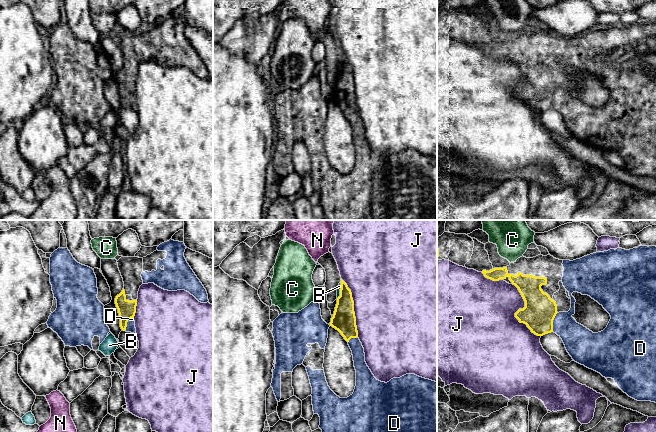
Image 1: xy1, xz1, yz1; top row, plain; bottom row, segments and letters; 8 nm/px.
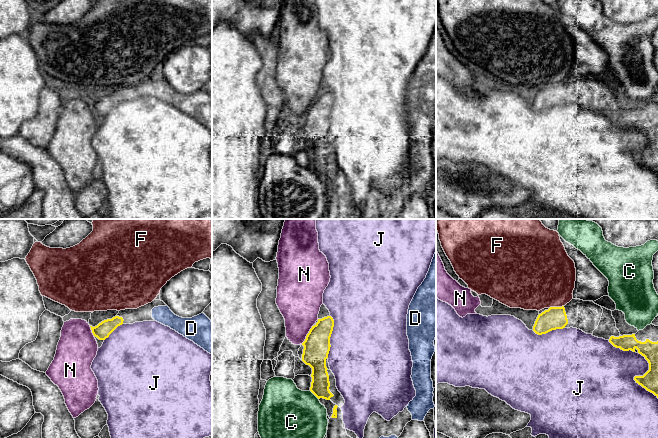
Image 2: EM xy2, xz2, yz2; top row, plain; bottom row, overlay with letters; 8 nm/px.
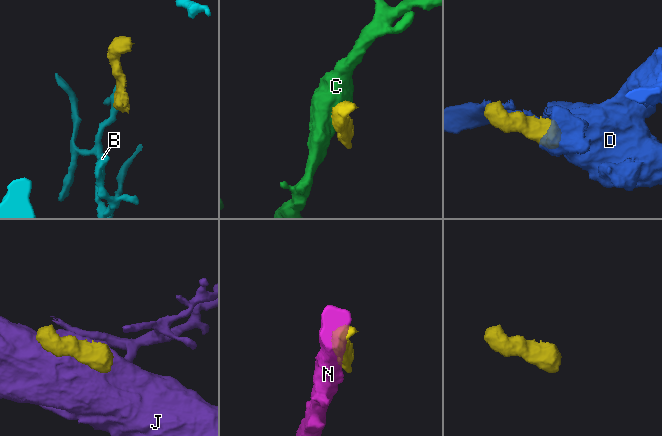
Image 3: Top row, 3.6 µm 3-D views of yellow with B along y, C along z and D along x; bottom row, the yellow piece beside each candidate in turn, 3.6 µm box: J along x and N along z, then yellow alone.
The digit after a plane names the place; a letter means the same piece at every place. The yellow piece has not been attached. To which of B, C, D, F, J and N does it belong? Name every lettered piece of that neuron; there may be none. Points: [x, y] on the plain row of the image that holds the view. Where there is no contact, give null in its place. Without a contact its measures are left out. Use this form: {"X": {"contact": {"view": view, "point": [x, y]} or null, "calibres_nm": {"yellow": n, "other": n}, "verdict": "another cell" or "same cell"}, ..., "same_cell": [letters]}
{"B": {"contact": {"view": "xz1", "point": [340, 66]}, "calibres_nm": {"yellow": 190, "other": 30}, "verdict": "another cell"}, "C": {"contact": {"view": "xz2", "point": [314, 170]}, "calibres_nm": {"yellow": 150, "other": 480}, "verdict": "another cell"}, "D": {"contact": {"view": "yz1", "point": [552, 98]}, "calibres_nm": {"yellow": 260, "other": 220}, "verdict": "same cell"}, "F": {"contact": {"view": "yz2", "point": [556, 83]}, "calibres_nm": {"yellow": 180, "other": 480}, "verdict": "another cell"}, "J": {"contact": {"view": "yz1", "point": [516, 88]}, "calibres_nm": {"yellow": 260, "other": 480}, "verdict": "another cell"}, "N": {"contact": {"view": "xz2", "point": [307, 110]}, "calibres_nm": {"yellow": 200, "other": 320}, "verdict": "another cell"}, "same_cell": ["D"]}

